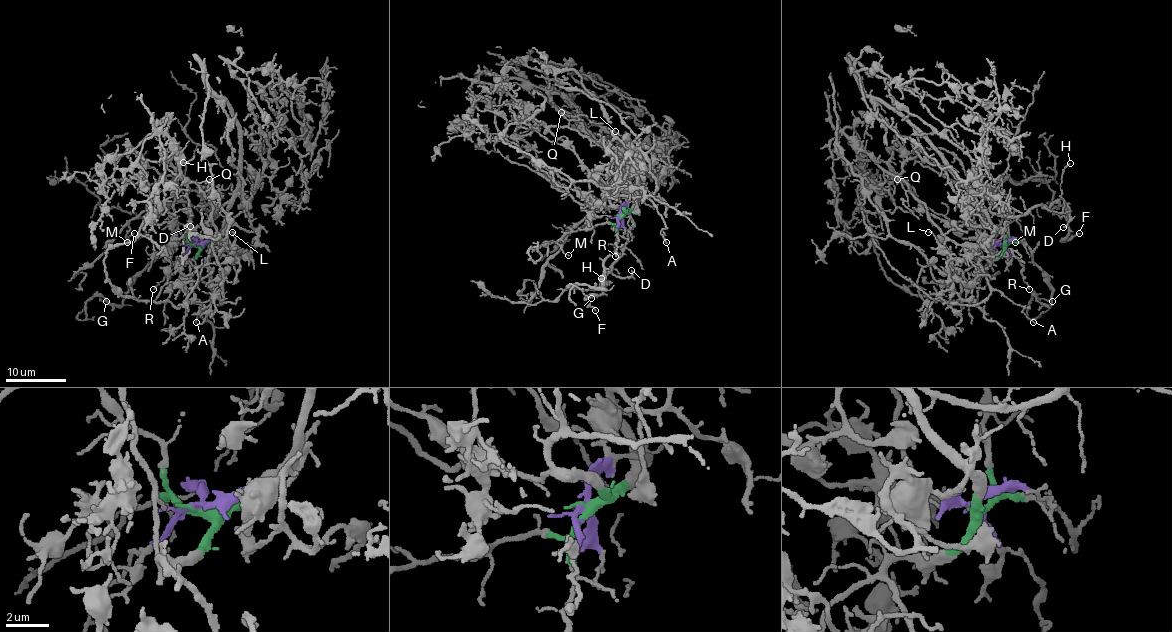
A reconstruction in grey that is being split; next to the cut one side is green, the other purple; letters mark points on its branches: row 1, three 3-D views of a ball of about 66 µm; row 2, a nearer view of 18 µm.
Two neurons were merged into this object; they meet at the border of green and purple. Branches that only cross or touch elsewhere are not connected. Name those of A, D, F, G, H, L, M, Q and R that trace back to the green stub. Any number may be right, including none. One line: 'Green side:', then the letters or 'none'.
Green side: A, D, F, G, H, M

